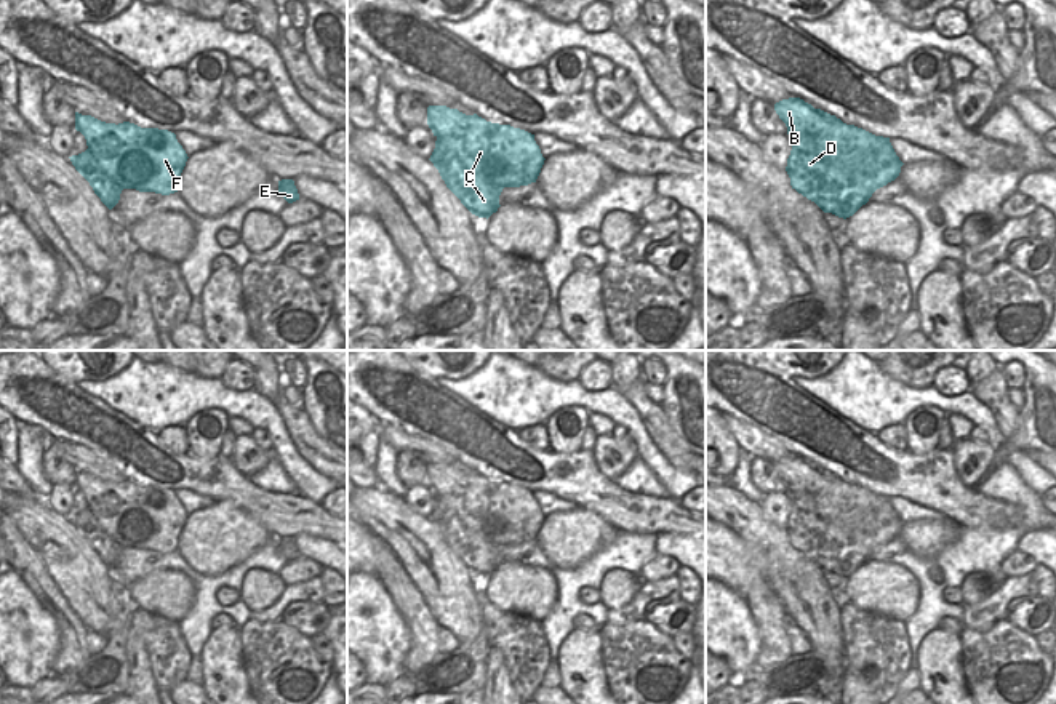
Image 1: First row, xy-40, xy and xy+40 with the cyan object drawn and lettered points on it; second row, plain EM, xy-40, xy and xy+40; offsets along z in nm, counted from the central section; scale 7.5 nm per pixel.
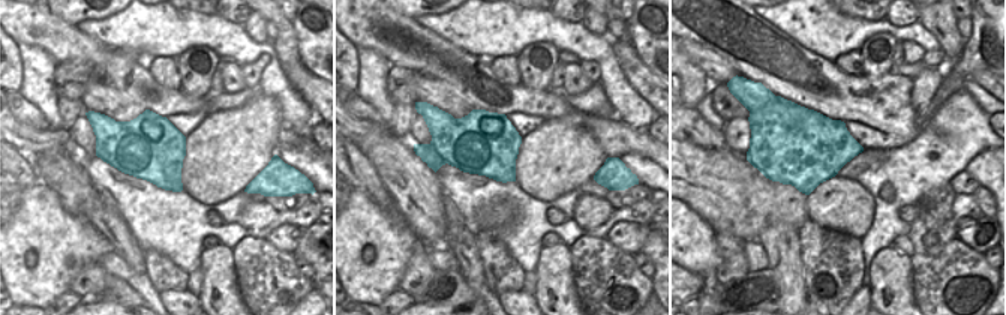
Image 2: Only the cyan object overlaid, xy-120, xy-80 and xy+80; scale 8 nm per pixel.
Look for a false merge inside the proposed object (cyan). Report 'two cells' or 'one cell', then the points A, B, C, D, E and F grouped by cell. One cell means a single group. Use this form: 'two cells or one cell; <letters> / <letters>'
two cells; A D / B C E F

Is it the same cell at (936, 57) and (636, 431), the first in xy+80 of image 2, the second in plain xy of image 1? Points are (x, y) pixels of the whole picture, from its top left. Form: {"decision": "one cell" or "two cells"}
{"decision": "two cells"}

